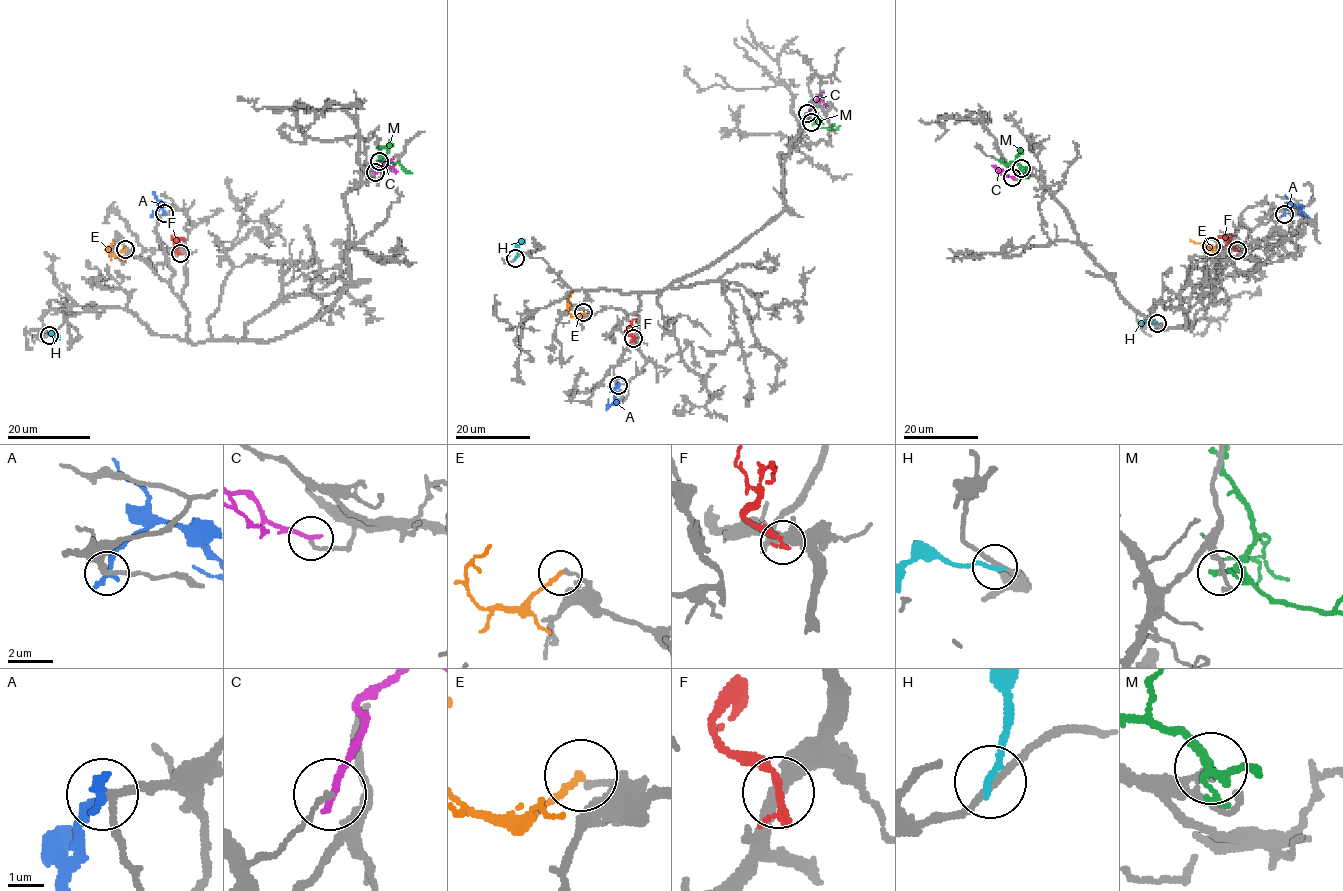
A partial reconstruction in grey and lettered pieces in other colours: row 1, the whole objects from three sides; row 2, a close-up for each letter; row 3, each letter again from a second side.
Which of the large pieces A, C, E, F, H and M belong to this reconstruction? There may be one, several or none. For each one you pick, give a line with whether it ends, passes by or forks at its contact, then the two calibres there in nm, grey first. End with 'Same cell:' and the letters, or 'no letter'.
Same cell: no letter

